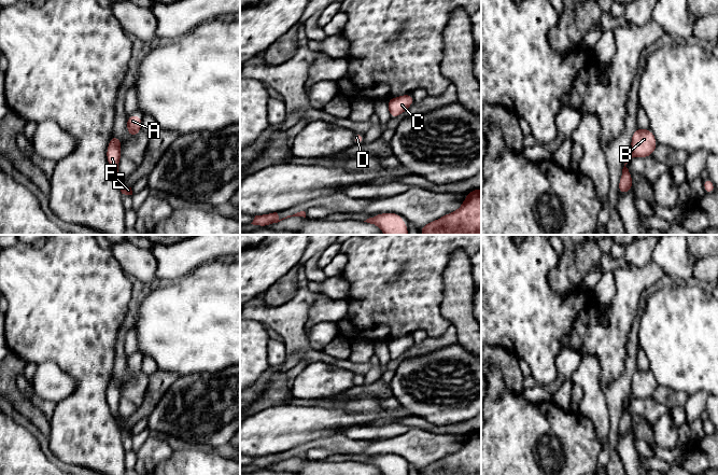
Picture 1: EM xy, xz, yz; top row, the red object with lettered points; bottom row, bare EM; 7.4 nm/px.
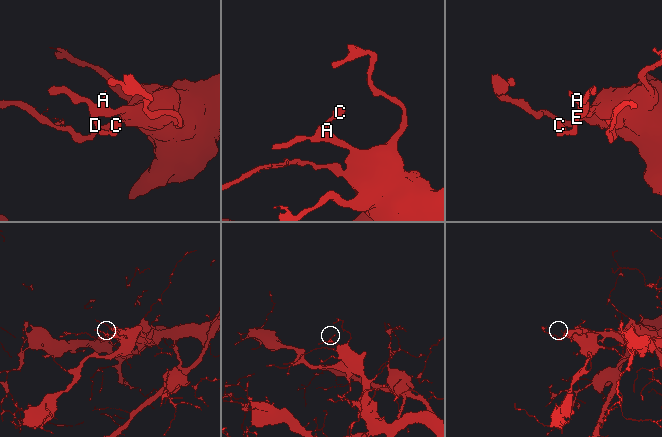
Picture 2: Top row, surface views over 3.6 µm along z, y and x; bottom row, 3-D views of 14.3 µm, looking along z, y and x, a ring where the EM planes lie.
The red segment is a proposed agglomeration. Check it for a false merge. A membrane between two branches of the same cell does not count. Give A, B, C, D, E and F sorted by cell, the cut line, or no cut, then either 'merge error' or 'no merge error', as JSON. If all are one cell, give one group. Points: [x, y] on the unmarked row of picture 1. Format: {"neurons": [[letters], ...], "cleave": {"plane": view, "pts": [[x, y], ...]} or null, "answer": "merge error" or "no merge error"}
{"neurons": [["A", "B", "C", "D", "E", "F"]], "cleave": null, "answer": "no merge error"}

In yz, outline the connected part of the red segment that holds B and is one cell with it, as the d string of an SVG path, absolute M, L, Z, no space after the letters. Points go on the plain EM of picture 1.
M637 368L633 374L631 381L631 394L625 402L622 410L622 416L619 422L618 432L620 435L628 434L632 431L632 415L625 408L630 400L633 399L649 399L652 397L654 390L657 389L657 381L650 371L643 371Z

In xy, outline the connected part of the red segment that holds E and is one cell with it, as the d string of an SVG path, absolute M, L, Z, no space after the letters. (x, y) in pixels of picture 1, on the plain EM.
M114 375L108 387L107 401L110 406L110 411L119 429L122 435L132 436L131 429L128 429L125 427L125 424L122 422L122 417L118 413L118 403L119 403L119 400L122 399L122 393L121 393L122 385L123 385L123 382L119 381L116 378L116 376Z

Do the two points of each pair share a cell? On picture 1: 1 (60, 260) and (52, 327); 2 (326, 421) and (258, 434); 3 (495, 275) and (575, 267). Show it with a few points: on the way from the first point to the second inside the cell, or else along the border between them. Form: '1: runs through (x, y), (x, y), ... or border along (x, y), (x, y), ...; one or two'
1: runs through (60, 277), (59, 310); one
2: runs through (309, 423), (292, 424), (276, 429); one
3: border along (560, 256), (549, 285), (562, 294); two

